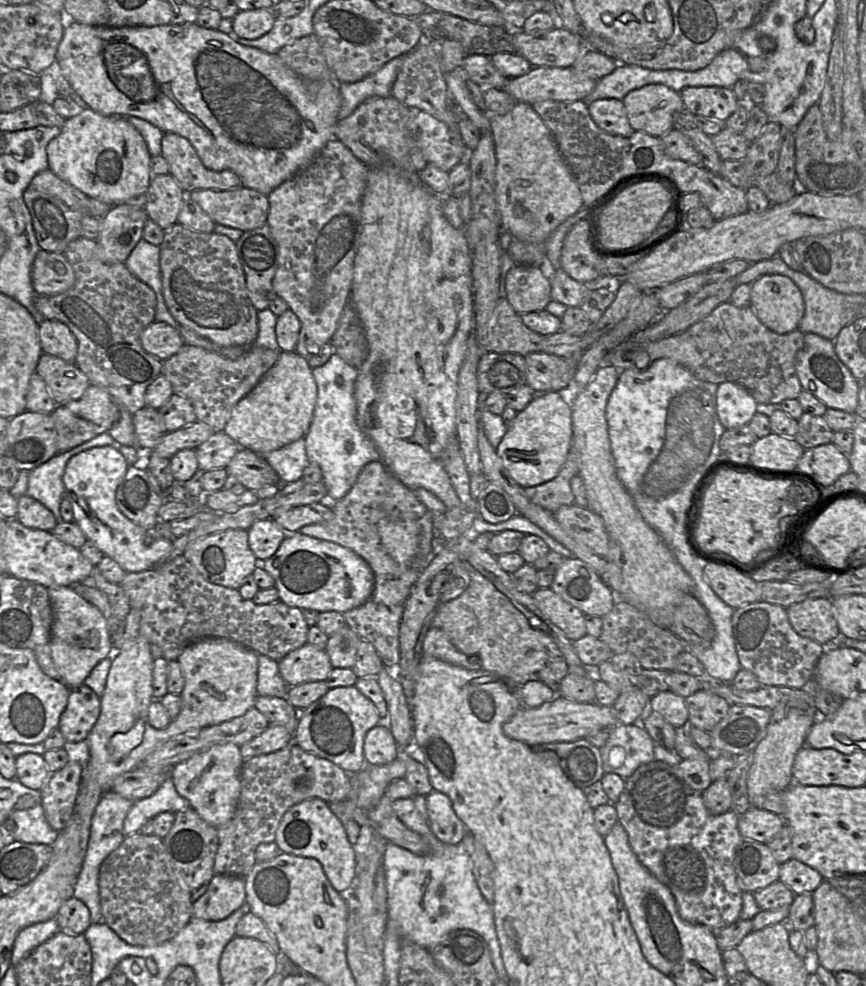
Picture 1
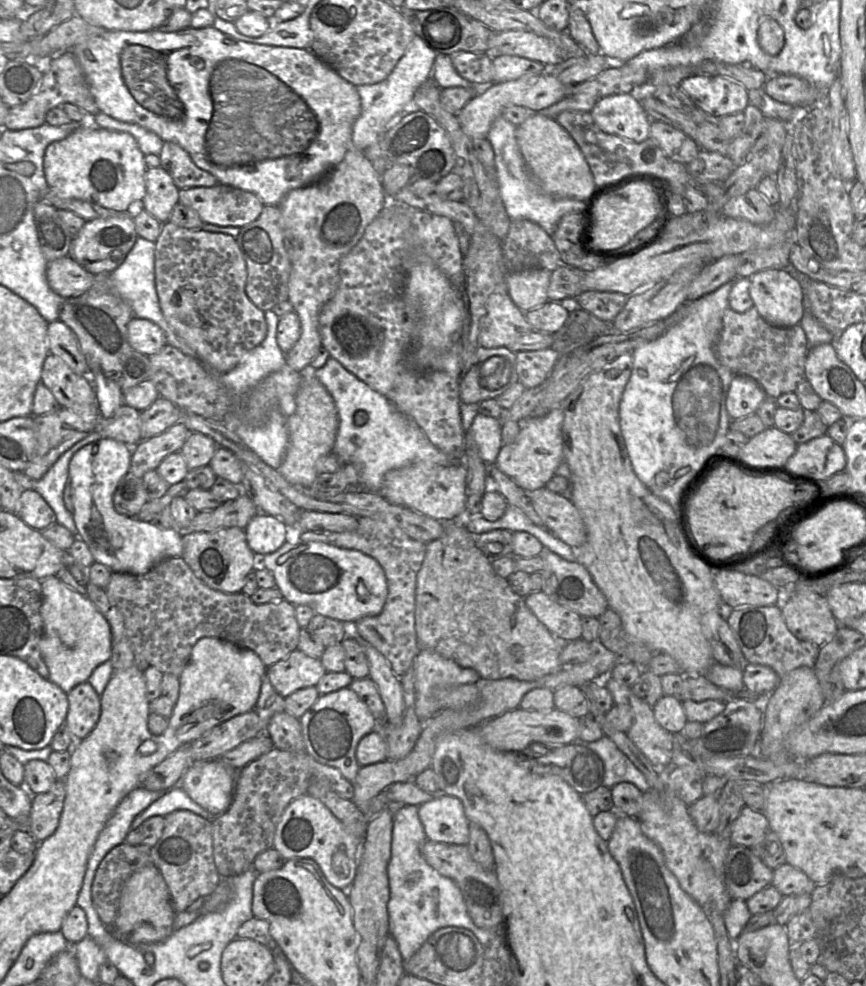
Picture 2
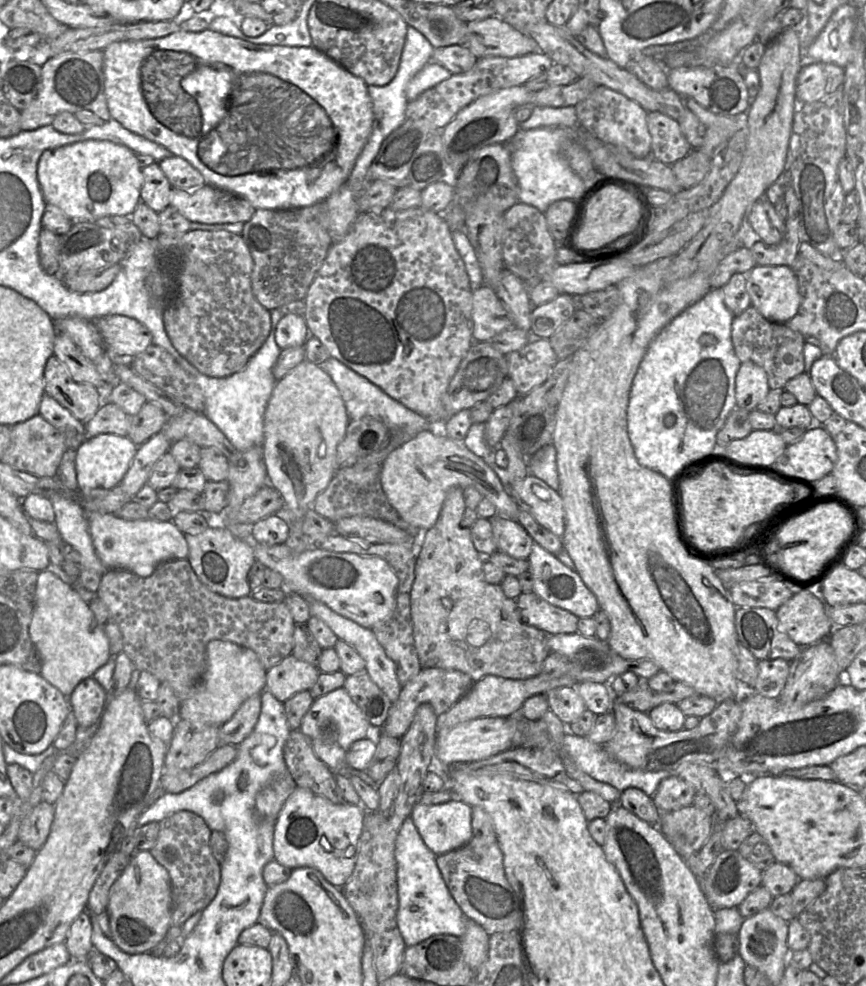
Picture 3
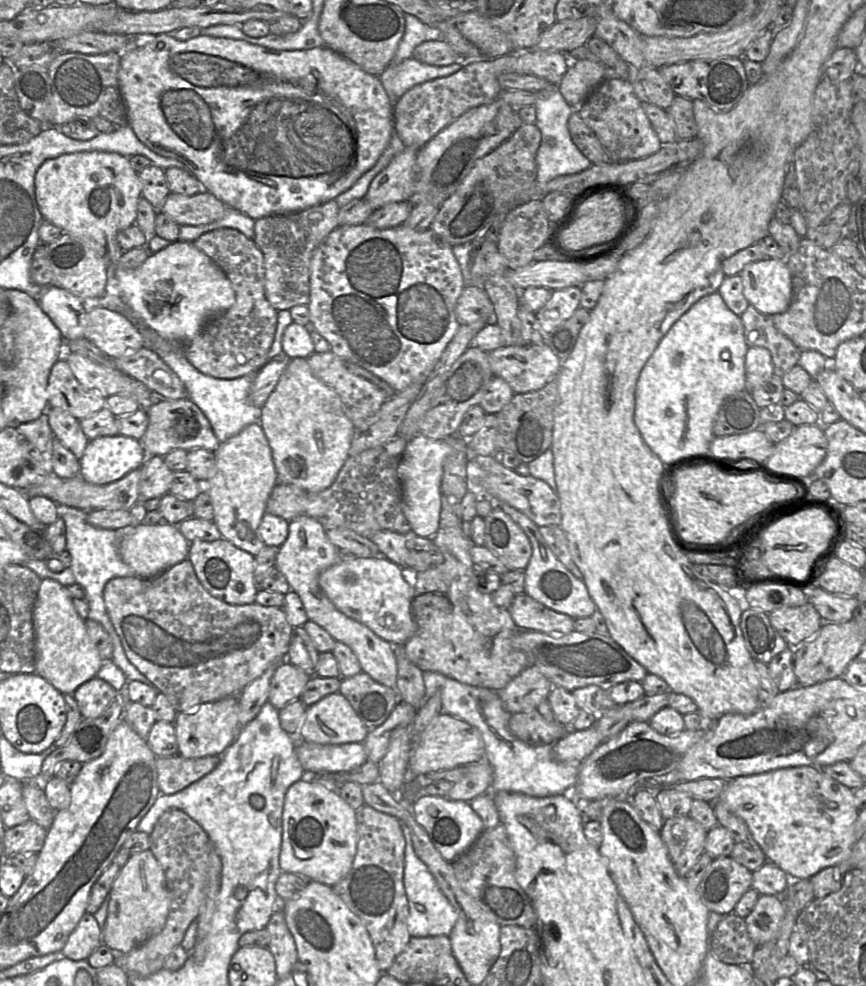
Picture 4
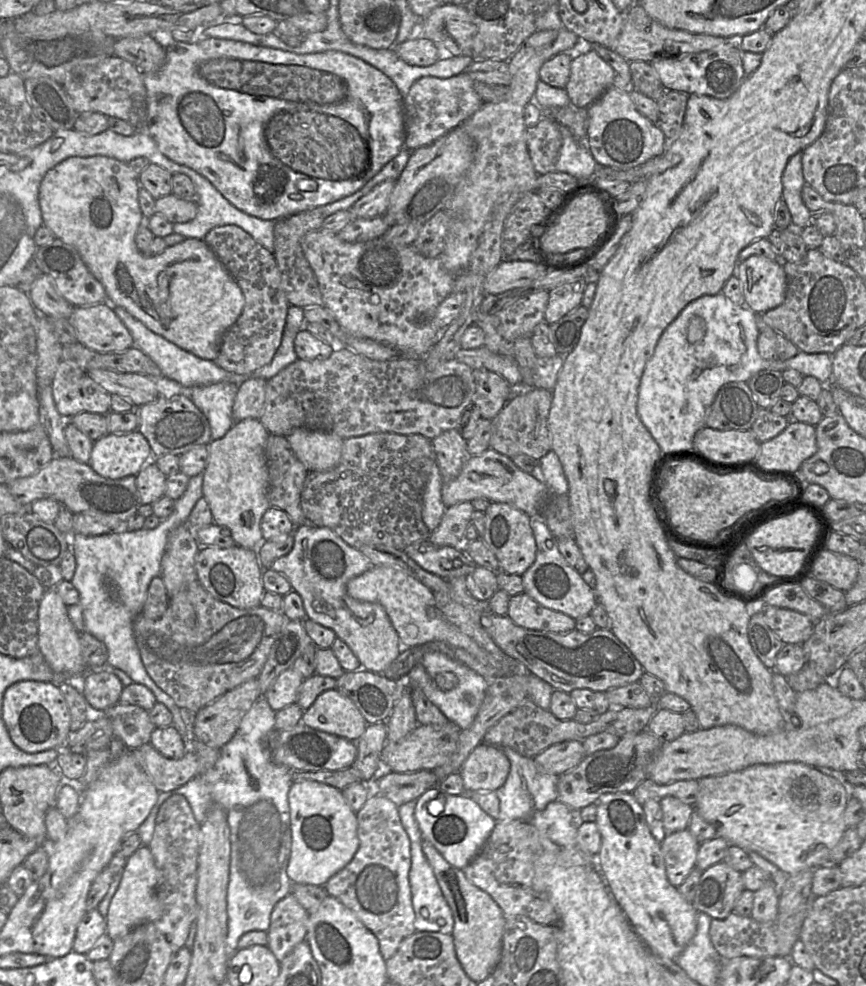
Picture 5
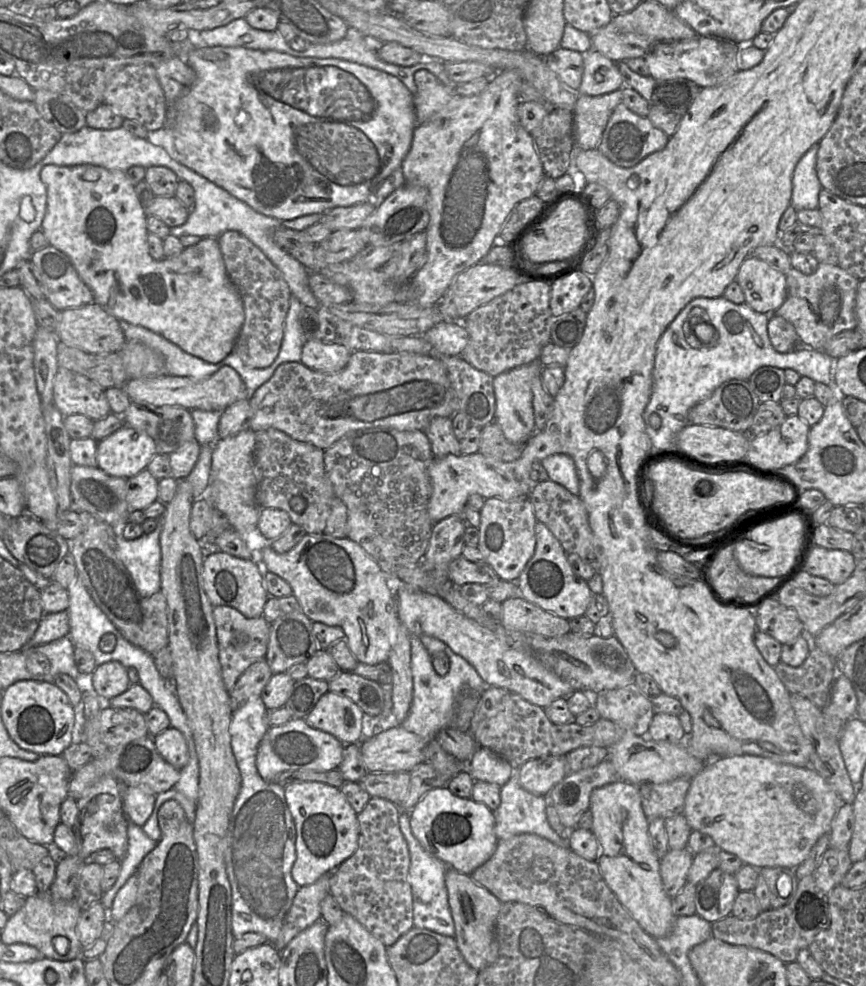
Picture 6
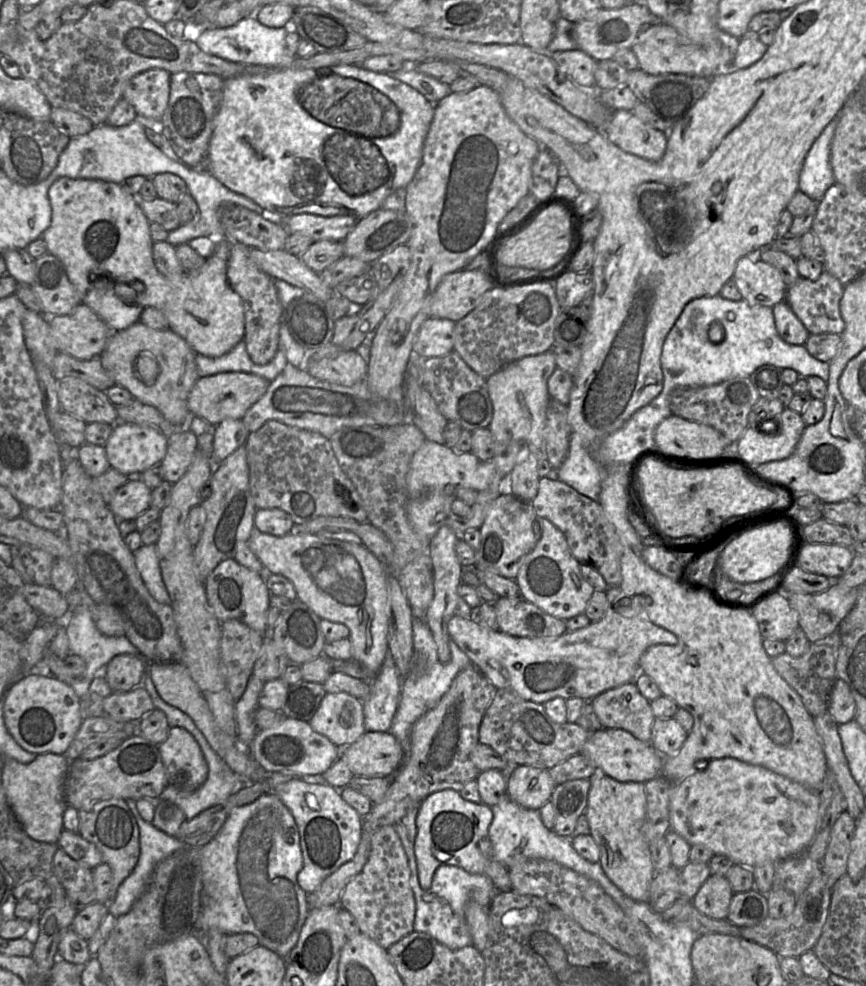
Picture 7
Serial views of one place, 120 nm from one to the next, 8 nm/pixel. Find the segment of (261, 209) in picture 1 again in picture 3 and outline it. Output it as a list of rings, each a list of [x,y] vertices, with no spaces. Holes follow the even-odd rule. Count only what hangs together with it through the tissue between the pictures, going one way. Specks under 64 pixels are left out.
[[[210,184],[189,190],[172,187],[170,205],[190,222],[203,224],[245,223],[256,210],[246,199]]]

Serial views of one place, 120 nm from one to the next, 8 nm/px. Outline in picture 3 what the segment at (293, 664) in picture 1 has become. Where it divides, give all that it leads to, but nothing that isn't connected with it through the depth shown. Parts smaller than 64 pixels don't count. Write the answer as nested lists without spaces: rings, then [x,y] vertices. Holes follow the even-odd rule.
[[[292,654],[266,672],[266,689],[282,703],[299,692],[309,691],[321,673],[317,666]]]

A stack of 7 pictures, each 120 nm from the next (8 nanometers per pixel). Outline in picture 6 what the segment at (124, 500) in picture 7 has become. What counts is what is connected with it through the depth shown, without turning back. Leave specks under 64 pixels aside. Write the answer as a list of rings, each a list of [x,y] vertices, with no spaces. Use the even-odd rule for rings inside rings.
[[[148,469],[127,479],[126,500],[131,511],[144,510],[158,500],[159,480],[154,478]]]

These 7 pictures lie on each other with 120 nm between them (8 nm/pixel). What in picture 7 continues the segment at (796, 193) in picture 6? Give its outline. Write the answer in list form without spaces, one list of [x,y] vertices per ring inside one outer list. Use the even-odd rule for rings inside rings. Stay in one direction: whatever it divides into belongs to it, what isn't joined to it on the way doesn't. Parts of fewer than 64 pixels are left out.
[[[839,114],[825,127],[808,151],[799,177],[799,190],[819,201],[834,183],[830,149]]]

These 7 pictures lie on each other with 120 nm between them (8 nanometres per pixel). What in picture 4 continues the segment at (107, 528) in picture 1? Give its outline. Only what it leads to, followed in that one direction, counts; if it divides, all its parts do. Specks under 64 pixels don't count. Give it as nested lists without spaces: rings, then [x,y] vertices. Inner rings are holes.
[[[124,435],[101,436],[90,440],[80,459],[80,475],[92,484],[106,485],[118,481],[132,470],[140,468],[148,454],[140,440]],[[162,522],[156,525],[138,523],[127,527],[130,527],[130,531],[119,543],[119,554],[137,577],[153,579],[188,558],[190,542],[177,525]]]

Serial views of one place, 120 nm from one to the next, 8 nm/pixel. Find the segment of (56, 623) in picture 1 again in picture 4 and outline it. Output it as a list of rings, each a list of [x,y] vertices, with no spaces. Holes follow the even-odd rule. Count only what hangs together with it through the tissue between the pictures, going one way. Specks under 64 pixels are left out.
[[[46,578],[41,581],[32,610],[36,671],[62,694],[72,694],[79,686],[94,678],[105,662],[92,643],[82,619],[73,605],[67,587]]]

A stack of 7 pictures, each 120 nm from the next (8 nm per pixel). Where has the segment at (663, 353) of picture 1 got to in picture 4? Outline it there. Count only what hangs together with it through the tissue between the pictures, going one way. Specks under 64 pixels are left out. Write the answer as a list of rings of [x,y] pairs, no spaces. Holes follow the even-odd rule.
[[[750,305],[740,316],[748,347],[763,347],[771,353],[773,374],[783,377],[798,364],[801,349],[774,325],[772,316],[759,312]]]

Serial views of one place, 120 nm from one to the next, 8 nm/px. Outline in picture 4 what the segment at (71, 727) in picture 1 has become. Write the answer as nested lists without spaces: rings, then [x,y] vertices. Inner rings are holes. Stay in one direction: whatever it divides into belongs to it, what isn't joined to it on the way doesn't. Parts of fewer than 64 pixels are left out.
[[[94,677],[73,693],[83,719],[99,717],[119,695],[108,682]]]

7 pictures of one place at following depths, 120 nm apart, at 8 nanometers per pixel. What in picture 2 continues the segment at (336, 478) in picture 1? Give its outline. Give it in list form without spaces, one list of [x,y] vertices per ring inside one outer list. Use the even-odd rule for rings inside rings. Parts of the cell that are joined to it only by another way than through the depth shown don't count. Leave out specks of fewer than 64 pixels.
[[[329,357],[320,368],[308,365],[300,372],[302,375],[306,372],[313,374],[334,400],[338,428],[332,453],[338,456],[342,464],[351,464],[357,468],[356,488],[380,493],[384,475],[388,471],[415,463],[449,466],[458,462],[437,449],[412,418],[344,368],[335,358]]]

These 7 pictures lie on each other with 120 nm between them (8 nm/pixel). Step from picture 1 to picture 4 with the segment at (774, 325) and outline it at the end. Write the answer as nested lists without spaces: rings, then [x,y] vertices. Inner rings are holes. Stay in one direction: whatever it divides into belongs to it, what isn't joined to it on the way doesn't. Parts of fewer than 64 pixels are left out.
[[[765,258],[751,262],[744,266],[739,275],[744,297],[759,312],[773,316],[788,309],[792,281],[786,260]]]

